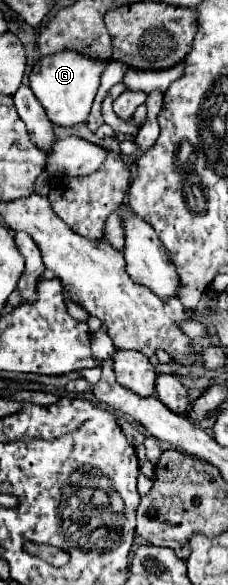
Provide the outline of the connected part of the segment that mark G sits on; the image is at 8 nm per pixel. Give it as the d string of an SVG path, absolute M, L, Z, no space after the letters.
M60 52L44 56L34 64L30 72L30 88L54 124L74 126L86 122L94 96L100 88L100 76L106 66L106 60L88 60L88 56L80 56L78 52Z

